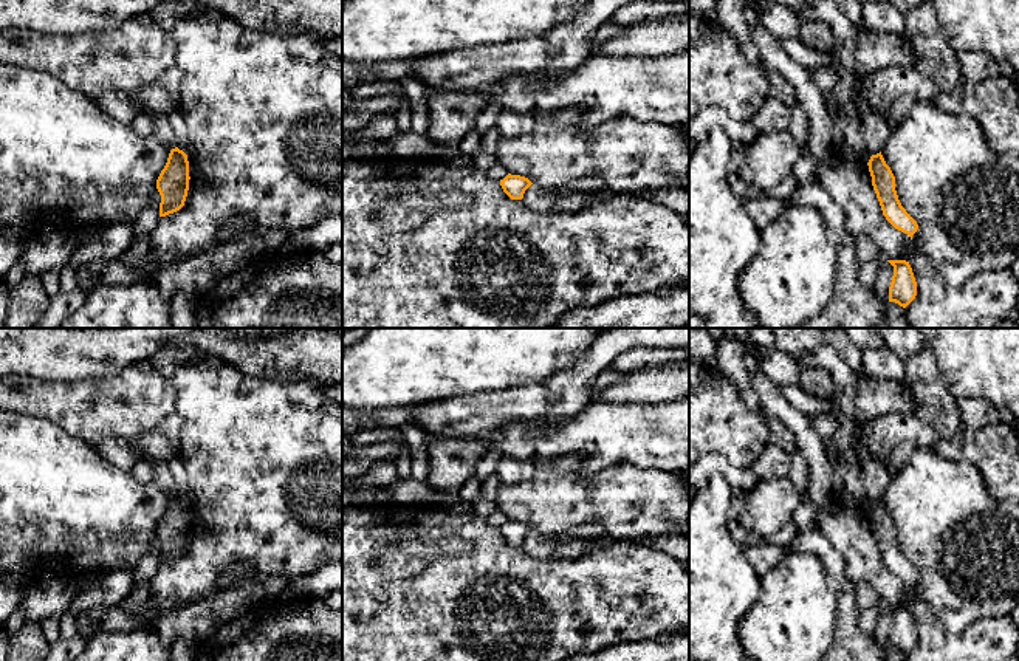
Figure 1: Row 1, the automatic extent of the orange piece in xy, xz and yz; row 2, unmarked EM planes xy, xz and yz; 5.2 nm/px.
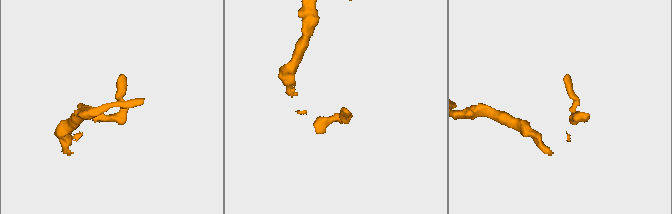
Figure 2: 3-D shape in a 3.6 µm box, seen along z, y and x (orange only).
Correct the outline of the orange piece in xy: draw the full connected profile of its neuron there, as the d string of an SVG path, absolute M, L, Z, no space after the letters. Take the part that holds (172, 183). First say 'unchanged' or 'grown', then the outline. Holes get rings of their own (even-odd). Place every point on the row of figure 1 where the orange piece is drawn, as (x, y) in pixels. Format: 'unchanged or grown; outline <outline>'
unchanged; outline M175 147L170 150L167 163L156 180L156 189L161 195L160 217L173 214L184 206L189 180L187 155Z

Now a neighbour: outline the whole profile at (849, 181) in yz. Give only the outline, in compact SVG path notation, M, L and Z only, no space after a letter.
M833 150L829 161L816 163L816 173L846 212L846 226L853 237L866 235L886 260L911 262L914 243L883 215L867 163L861 163L852 152Z

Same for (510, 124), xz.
M500 111L496 125L503 138L523 136L534 127L531 113Z

